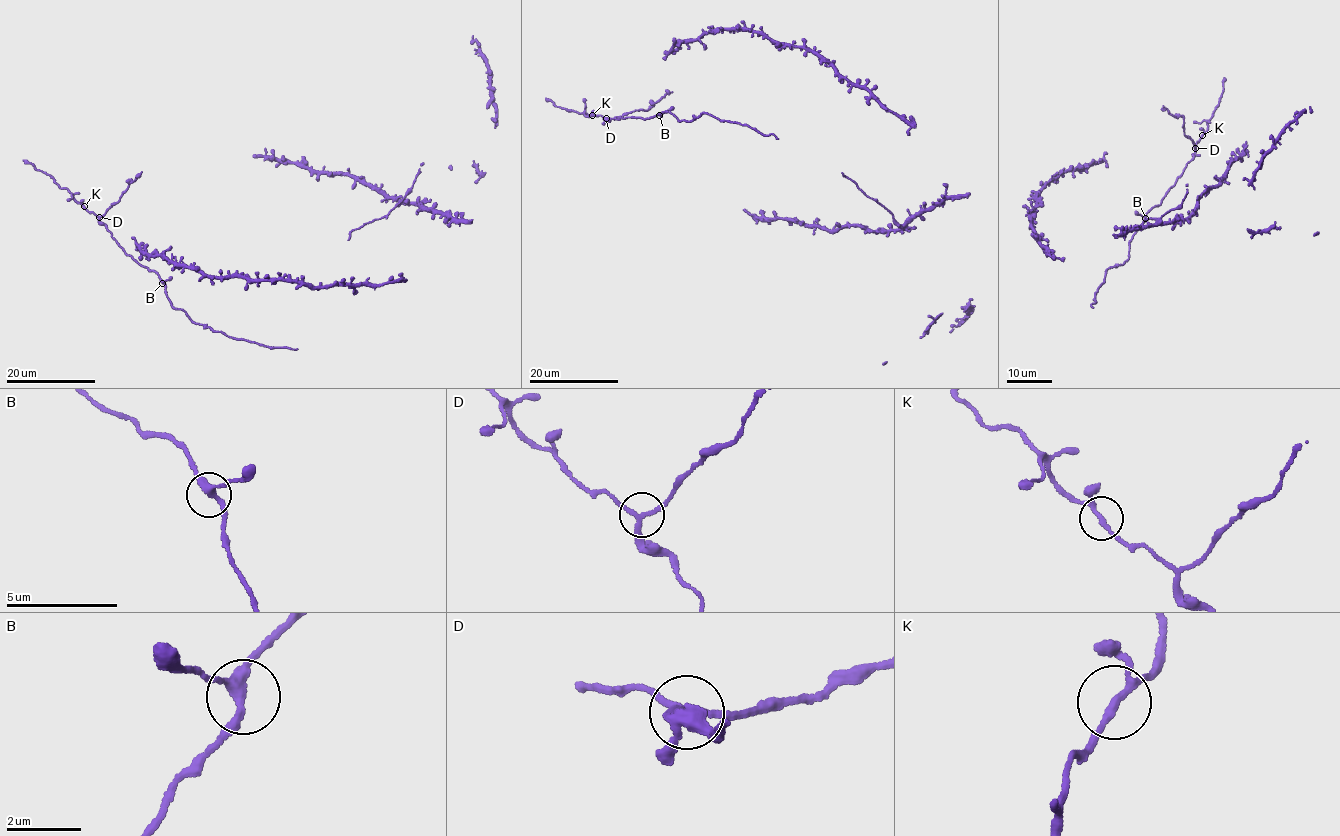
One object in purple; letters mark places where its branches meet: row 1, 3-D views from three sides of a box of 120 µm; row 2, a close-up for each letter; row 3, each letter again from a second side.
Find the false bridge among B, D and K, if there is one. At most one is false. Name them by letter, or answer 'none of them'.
D

